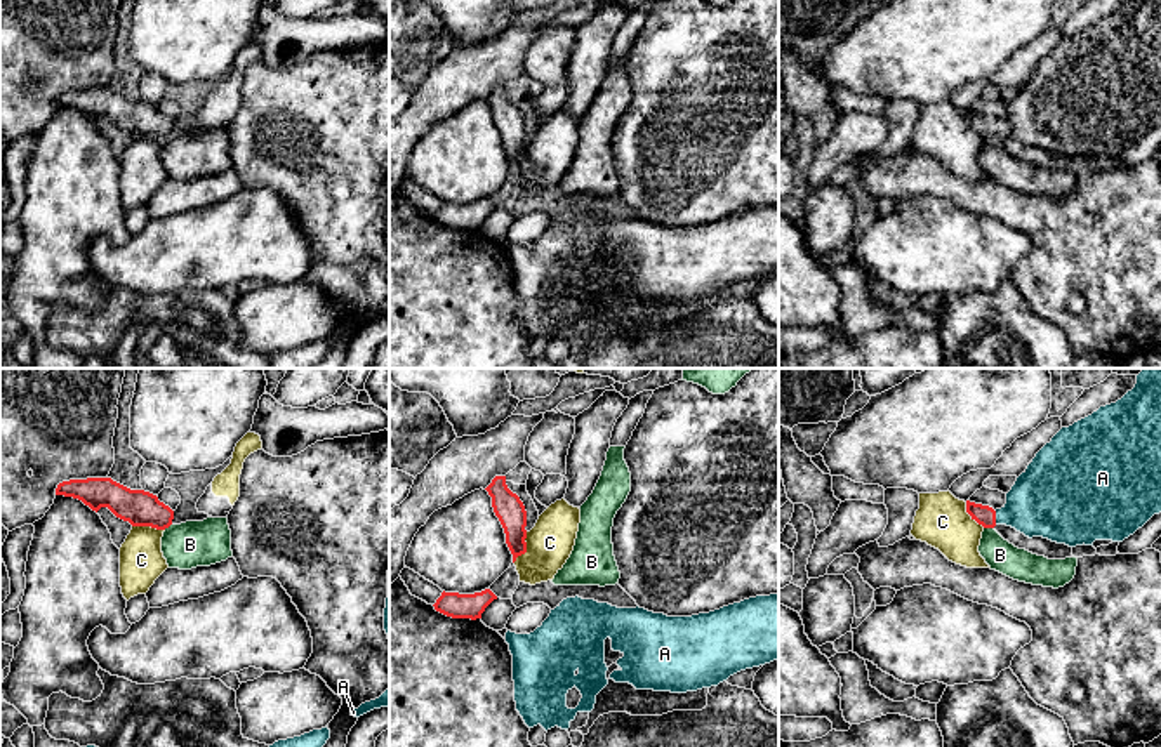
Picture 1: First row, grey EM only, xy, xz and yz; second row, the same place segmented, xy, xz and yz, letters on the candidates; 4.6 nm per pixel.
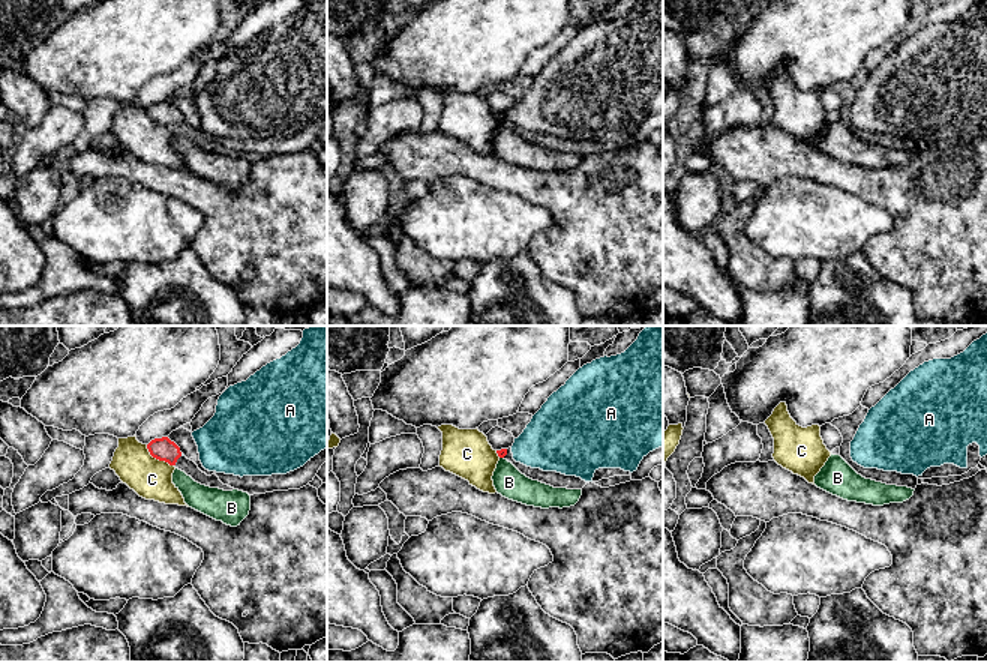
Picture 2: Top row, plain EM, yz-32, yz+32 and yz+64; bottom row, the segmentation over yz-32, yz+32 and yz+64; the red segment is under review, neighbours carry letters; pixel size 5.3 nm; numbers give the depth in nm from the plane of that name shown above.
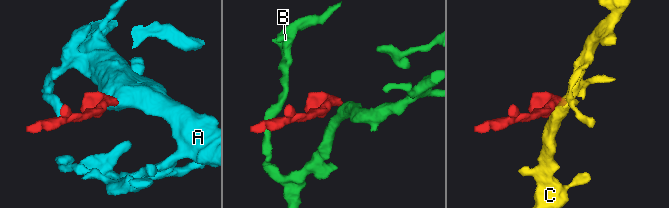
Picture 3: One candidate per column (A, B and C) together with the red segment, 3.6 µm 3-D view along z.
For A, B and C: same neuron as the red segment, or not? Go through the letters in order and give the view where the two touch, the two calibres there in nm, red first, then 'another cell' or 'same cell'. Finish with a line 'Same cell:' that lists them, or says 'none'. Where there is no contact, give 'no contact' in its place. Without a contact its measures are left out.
A: meets red in yz; 90 nm thick on the red side, 320 nm on the other; same cell
B: meets red in yz; 90 nm thick on the red side, 150 nm on the other; another cell
C: meets red in xz; 140 nm thick on the red side, 220 nm on the other; another cell
Same cell: A

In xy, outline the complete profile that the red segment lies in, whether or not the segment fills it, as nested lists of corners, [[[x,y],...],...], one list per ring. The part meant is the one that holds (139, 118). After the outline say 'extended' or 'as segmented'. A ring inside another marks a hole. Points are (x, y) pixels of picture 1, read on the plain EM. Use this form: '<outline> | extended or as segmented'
[[[87,89],[63,92],[56,106],[82,111],[92,122],[108,118],[116,129],[132,137],[165,141],[172,136],[174,122],[144,101],[130,101],[111,89]]] | as segmented

